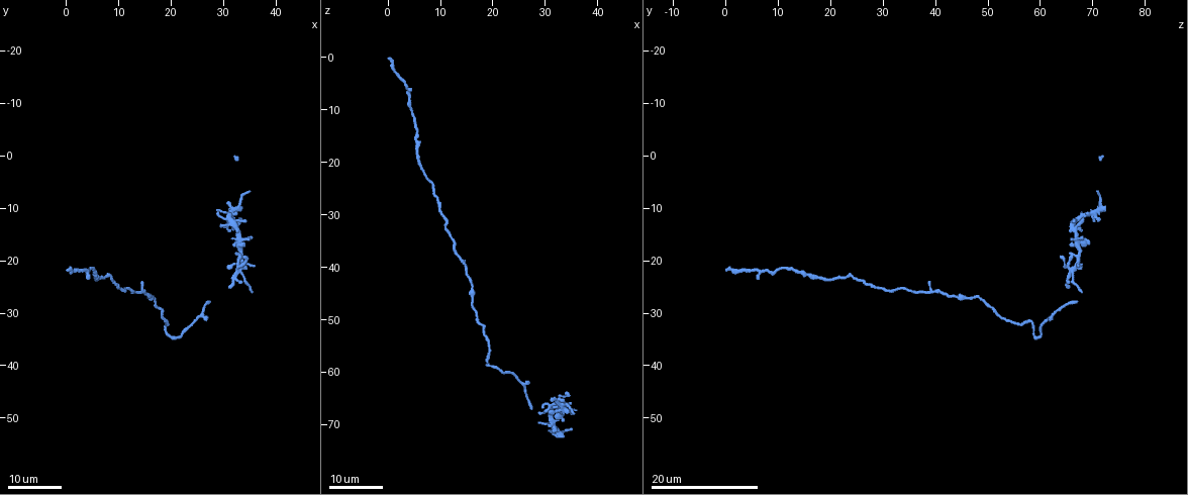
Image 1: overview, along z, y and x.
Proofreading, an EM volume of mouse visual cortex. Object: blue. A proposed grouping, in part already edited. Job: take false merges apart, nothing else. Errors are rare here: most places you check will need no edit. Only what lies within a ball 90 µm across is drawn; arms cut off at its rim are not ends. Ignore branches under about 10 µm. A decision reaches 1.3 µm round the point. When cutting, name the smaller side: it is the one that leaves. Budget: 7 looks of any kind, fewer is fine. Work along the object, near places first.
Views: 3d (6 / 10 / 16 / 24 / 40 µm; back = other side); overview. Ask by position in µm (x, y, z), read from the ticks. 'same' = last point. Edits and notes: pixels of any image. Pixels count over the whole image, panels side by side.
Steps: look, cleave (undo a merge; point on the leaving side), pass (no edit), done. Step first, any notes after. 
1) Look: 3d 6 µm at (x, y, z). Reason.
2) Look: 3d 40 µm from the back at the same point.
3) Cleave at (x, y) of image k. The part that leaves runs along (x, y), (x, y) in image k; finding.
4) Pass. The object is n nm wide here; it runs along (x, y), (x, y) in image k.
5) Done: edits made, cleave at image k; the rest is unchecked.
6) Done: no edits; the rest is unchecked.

Look: 3d 16 µm at (10.0, 25.0, 29.0). Sudden change in width.

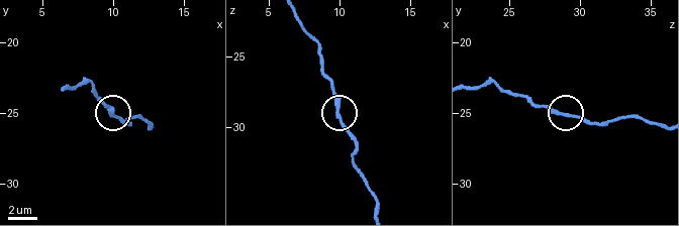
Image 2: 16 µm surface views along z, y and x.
Look: 3d 10 µm at (9.8, 25.2, 29.2).

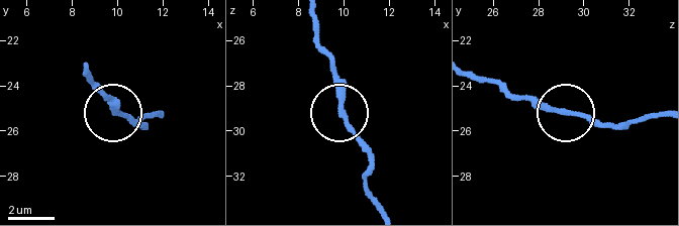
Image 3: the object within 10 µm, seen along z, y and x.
Look: 3d 10 µm from the back at (9.9, 25.2, 29.1).

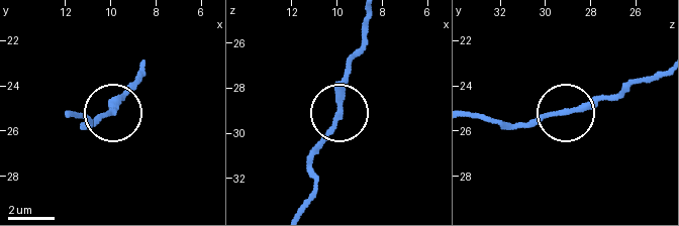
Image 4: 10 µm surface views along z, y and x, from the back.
Pass. It runs along (471, 116), (535, 121), (619, 99) in image 4; continuous, no second cell.

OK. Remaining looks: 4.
Look: 3d 16 µm at (5.5, 22.0, 14.0).

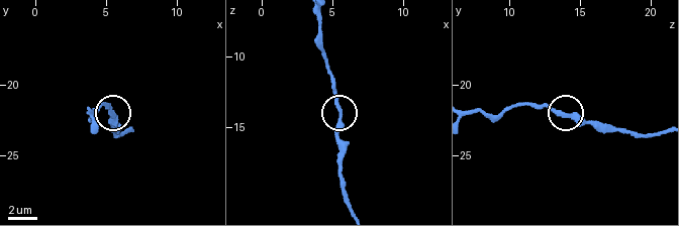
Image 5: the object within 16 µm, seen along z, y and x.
Look: 3d 6 µm at (5.6, 22.0, 14.0). Zoom in.

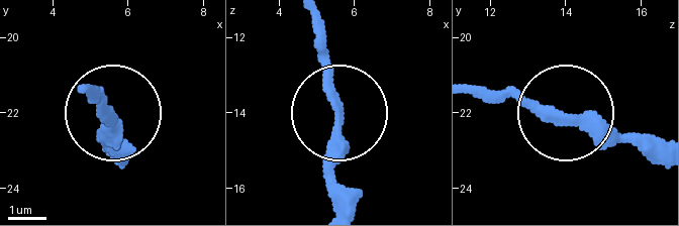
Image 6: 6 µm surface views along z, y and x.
Pass. The object is 320 nm wide here; it runs along (655, 161), (568, 116), (475, 88) in image 6; all the same cell.

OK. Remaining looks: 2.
Look: 3d 16 µm at (4.5, 21.5, 10.5). Sudden change in width.

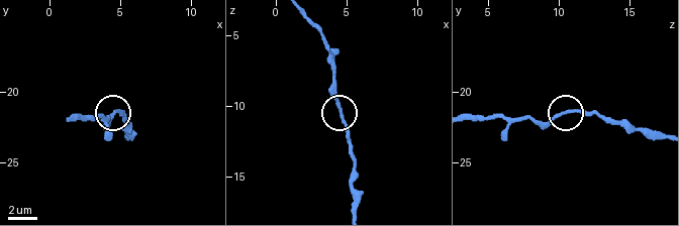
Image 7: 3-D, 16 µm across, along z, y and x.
Look: 3d 10 µm at (4.6, 21.8, 10.2). Closer look.

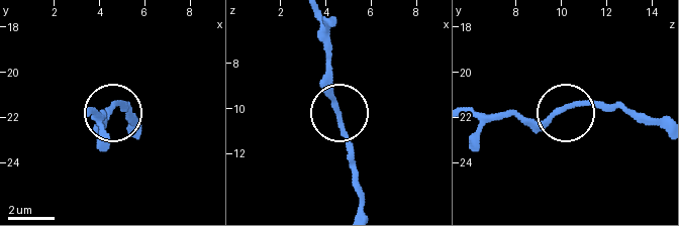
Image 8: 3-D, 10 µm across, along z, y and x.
Pass. All the same cell.

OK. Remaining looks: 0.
Done: no edits; the rest is unchecked.

